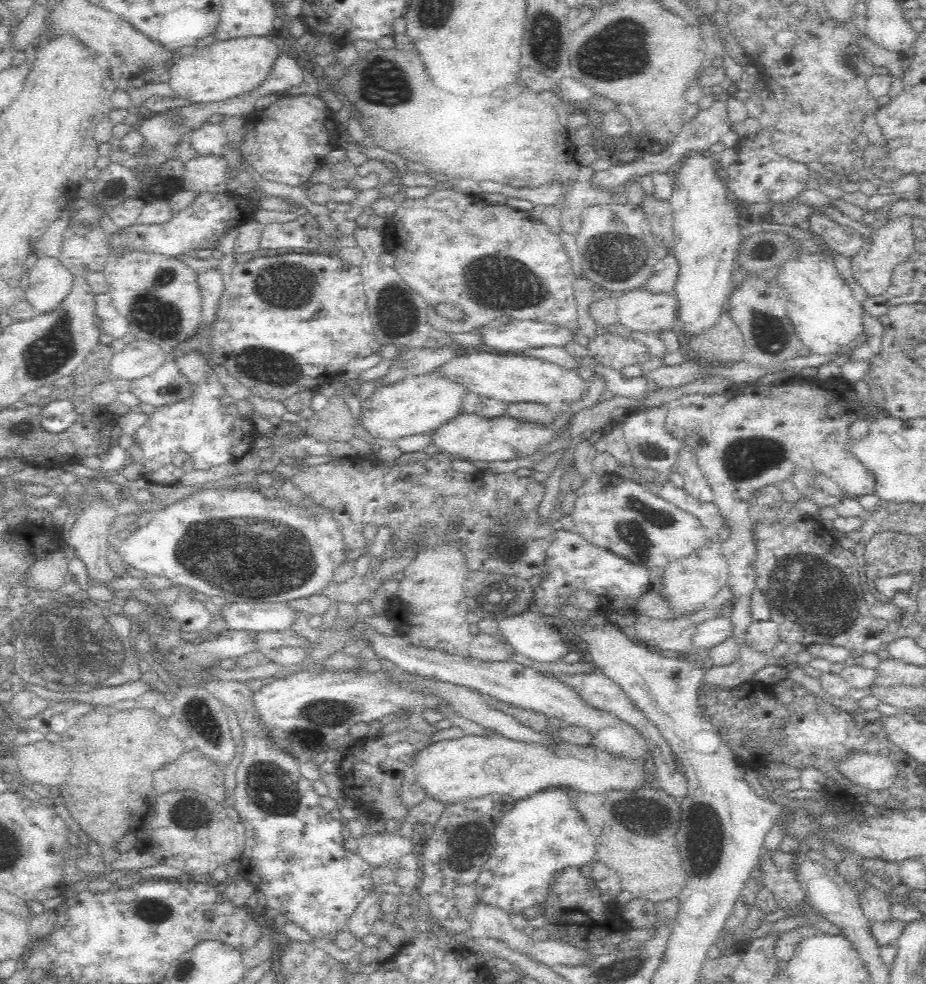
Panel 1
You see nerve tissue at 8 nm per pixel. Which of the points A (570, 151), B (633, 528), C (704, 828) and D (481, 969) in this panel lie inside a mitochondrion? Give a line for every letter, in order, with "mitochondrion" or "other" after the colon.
A: other
B: mitochondrion
C: mitochondrion
D: other

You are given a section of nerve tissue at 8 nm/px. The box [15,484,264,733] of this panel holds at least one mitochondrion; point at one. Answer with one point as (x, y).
(80, 648)

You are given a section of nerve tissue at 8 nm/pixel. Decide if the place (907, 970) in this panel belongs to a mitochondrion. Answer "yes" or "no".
no

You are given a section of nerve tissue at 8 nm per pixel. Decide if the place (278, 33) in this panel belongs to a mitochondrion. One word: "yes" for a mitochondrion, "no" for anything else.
no

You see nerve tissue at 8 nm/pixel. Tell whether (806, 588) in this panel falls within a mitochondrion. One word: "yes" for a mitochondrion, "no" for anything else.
yes

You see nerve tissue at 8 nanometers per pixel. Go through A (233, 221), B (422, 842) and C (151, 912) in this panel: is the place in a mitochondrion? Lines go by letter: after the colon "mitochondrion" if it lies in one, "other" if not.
A: other
B: other
C: mitochondrion

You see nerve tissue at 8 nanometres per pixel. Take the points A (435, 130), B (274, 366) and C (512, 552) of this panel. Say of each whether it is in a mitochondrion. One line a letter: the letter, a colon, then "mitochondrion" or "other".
A: other
B: mitochondrion
C: mitochondrion

